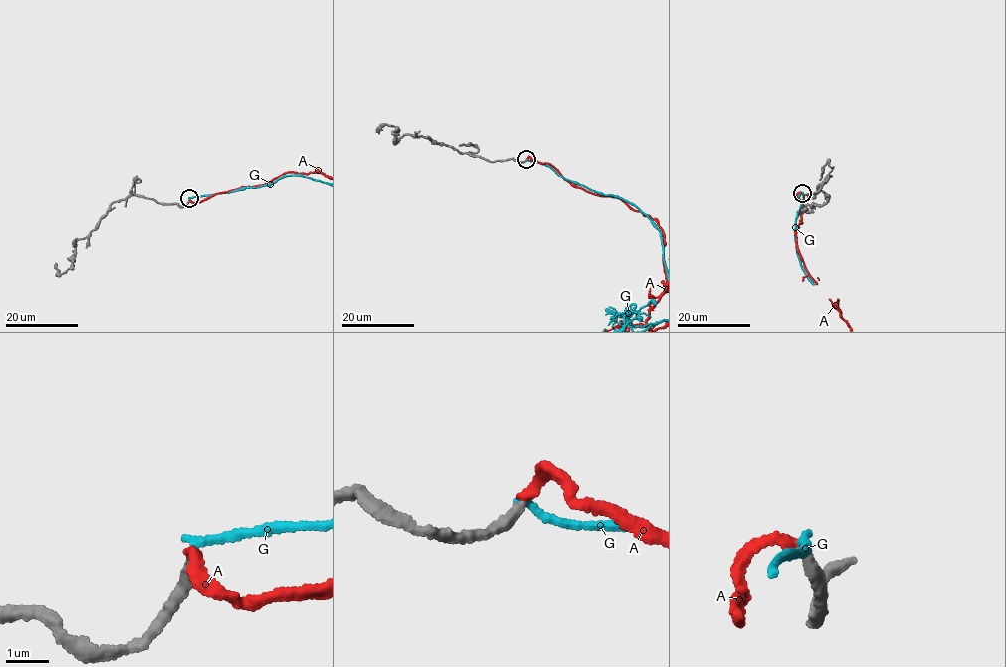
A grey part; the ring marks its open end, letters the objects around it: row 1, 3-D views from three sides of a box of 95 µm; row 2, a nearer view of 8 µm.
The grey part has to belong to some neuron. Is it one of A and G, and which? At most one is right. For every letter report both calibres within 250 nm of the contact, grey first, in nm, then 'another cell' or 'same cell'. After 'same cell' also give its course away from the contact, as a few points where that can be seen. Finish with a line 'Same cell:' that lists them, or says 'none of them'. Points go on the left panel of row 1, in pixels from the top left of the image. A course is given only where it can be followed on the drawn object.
A: calibres 260 and 240 nm; same cell
G: calibres 280 and 170 nm; another cell
Same cell: A

